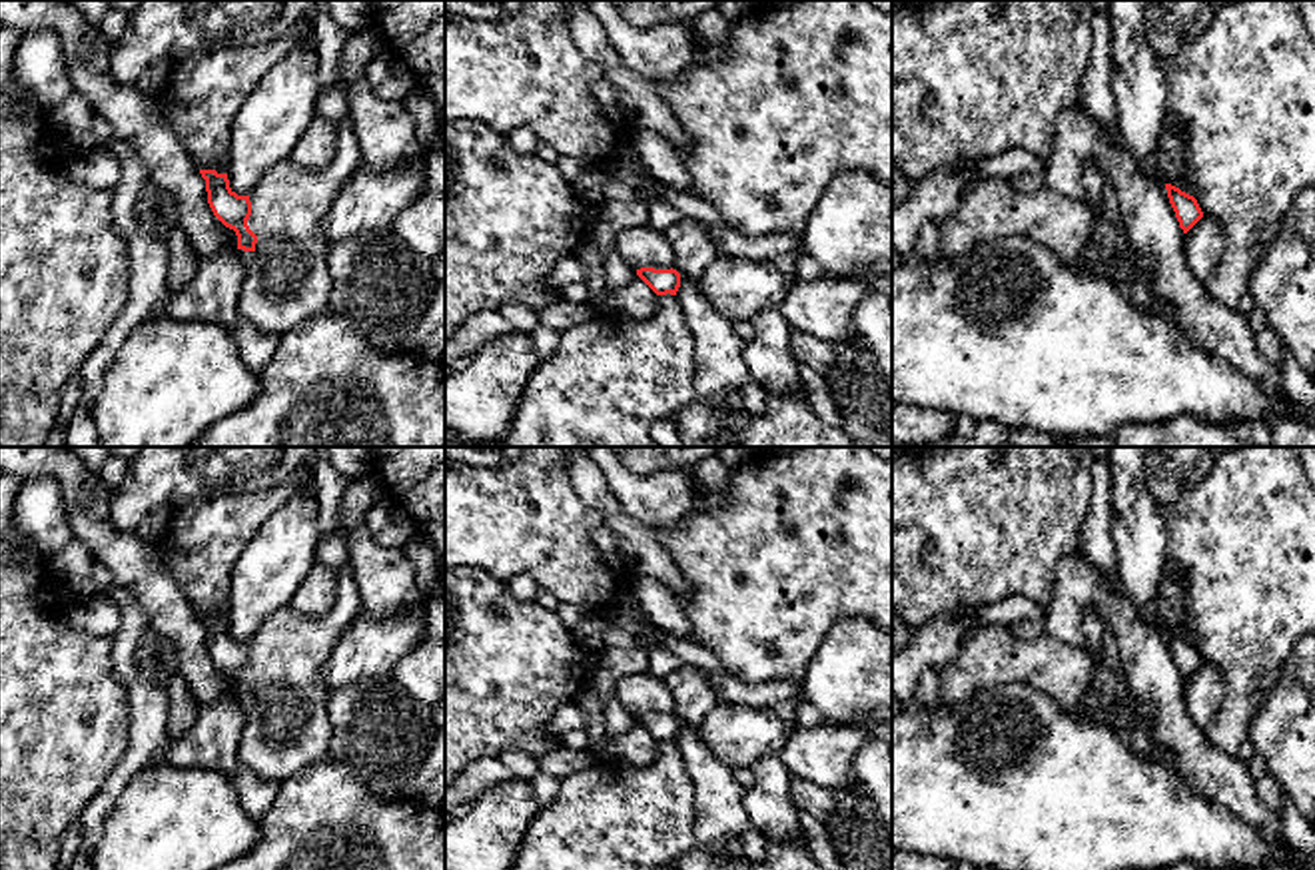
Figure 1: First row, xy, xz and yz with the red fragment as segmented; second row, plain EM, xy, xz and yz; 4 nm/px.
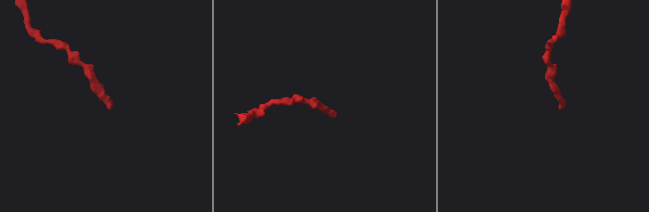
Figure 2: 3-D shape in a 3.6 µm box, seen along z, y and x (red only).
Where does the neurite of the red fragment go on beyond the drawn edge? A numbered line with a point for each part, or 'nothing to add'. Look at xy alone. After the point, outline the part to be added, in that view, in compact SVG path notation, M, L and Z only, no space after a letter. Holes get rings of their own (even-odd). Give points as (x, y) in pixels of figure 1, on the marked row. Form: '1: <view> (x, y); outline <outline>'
1: xy (288, 280); outline M347 120L325 170L283 160L263 174L249 194L247 225L257 243L253 251L239 249L245 271L239 321L283 335L327 307L331 275L323 219L359 162L361 150Z

